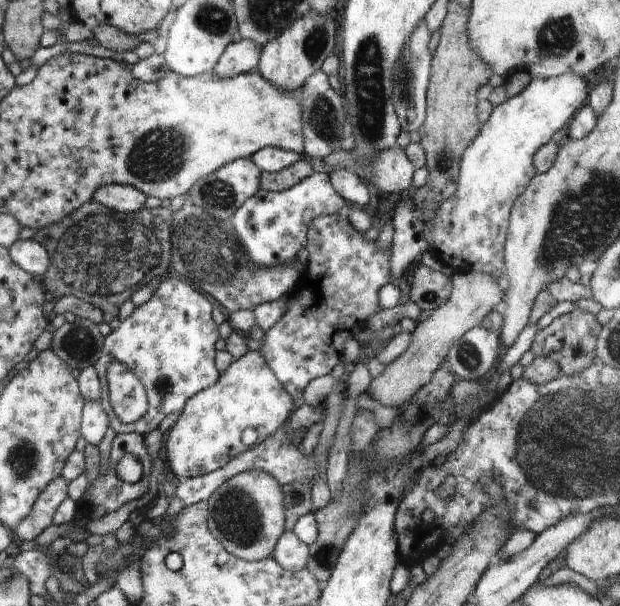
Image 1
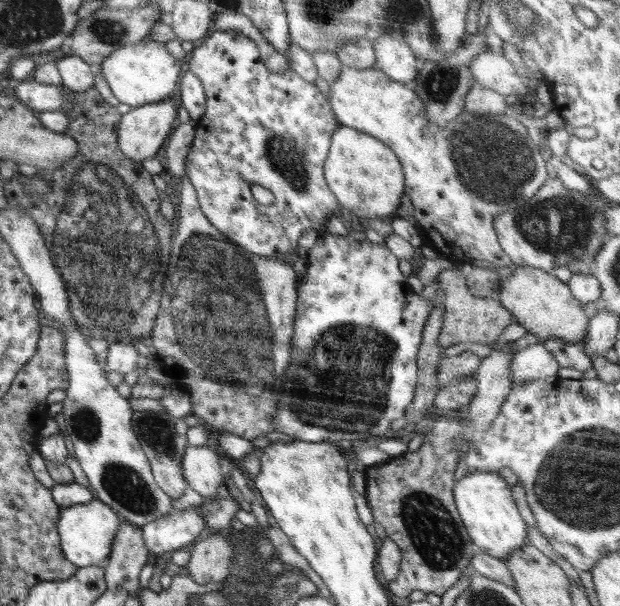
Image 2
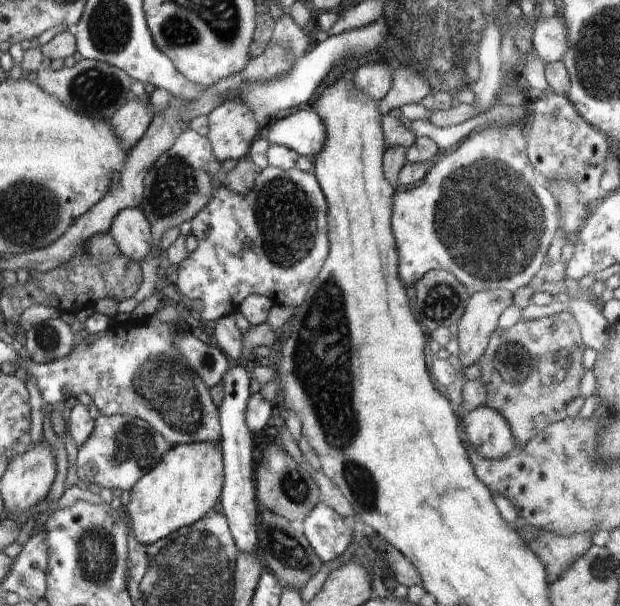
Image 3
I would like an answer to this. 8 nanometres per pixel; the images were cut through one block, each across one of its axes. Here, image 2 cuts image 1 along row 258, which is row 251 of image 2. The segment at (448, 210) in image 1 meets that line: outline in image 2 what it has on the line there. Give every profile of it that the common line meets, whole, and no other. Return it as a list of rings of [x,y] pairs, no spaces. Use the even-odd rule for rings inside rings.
[[[342,66],[340,76],[330,85],[328,100],[340,125],[355,128],[390,147],[390,151],[402,162],[405,176],[404,193],[414,204],[414,216],[428,244],[440,256],[457,263],[472,266],[512,266],[510,257],[502,250],[493,225],[495,216],[516,206],[526,206],[538,189],[548,181],[548,170],[538,142],[531,130],[510,113],[476,114],[463,110],[456,120],[444,128],[430,122],[425,115],[422,101],[411,86],[390,80],[378,69],[354,69]]]

